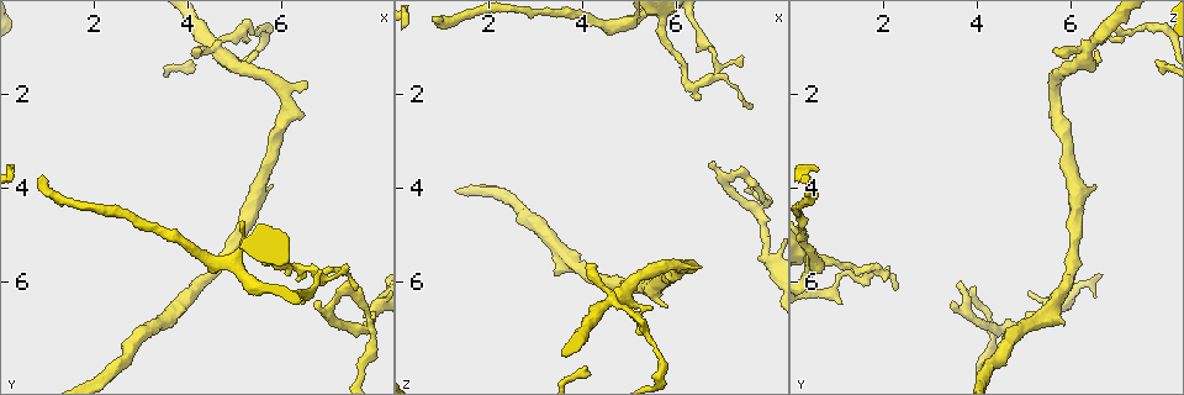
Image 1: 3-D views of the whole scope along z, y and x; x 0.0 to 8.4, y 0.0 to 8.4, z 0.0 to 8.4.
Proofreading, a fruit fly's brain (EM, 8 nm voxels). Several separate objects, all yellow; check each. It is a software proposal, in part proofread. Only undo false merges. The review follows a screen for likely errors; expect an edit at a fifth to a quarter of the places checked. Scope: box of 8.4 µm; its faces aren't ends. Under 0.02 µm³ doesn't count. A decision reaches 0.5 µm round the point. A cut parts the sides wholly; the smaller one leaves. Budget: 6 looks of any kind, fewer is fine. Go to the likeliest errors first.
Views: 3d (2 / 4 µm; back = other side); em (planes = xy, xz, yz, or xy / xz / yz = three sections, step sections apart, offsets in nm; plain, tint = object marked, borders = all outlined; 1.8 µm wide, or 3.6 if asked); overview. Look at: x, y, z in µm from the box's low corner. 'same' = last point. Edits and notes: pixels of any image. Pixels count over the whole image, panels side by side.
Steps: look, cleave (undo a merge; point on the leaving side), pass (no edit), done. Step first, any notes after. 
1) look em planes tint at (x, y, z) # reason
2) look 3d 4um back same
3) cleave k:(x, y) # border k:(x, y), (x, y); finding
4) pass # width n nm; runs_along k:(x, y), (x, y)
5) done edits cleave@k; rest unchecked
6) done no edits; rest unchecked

look 3d 2um back at (4.60, 1.00, 6.35) # three arms meet

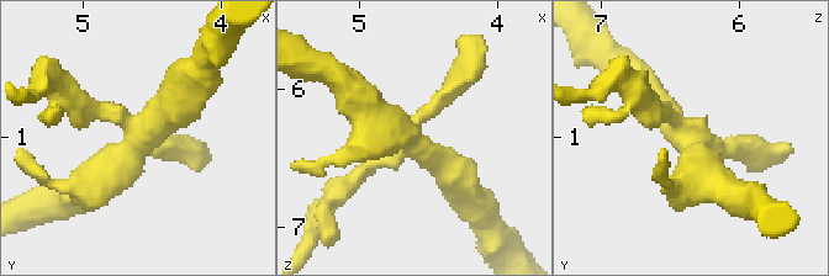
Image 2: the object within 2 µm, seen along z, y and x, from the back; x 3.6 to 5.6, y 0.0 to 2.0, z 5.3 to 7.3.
look em planes tint at (4.64, 1.00, 6.36)

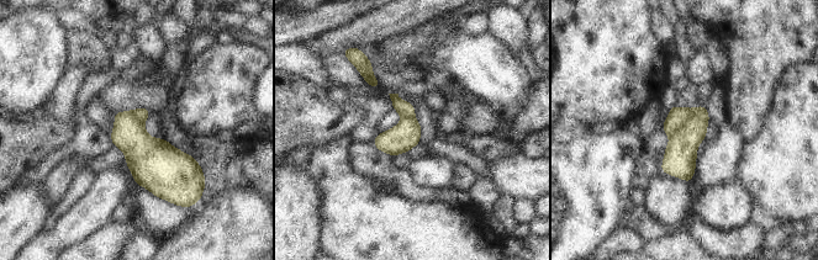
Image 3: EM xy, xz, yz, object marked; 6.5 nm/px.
cleave 3:(677, 117) # width 180 nm; border 3:(707, 113), (696, 111), (670, 136); a second neuron is stuck on

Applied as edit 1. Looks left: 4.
look overview # see it whole again

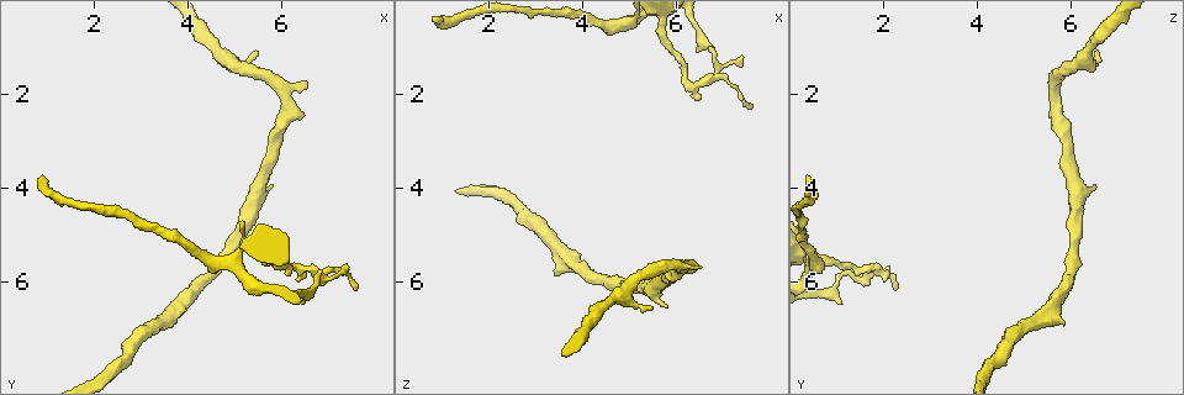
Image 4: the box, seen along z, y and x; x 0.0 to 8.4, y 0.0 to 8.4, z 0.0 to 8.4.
look 3d 2um at (6.75, 5.85, 1.10) # touches itself

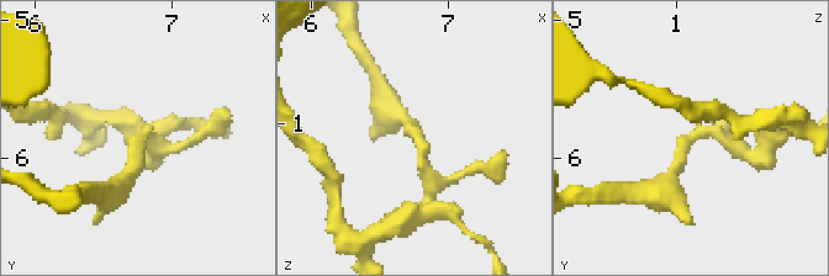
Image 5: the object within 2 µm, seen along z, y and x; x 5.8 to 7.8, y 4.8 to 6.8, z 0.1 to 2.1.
look em planes tint at (6.80, 5.84, 1.12)

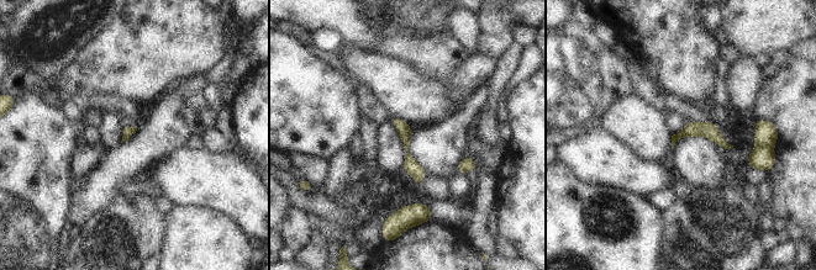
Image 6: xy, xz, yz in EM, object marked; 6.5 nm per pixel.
cleave 6:(766, 132) # a second neuron is stuck on

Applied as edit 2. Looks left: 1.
done edits cleave@3, cleave@6; rest unchecked

